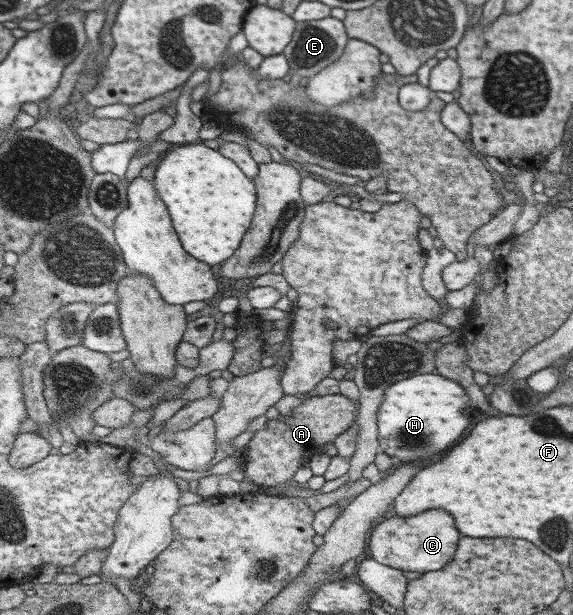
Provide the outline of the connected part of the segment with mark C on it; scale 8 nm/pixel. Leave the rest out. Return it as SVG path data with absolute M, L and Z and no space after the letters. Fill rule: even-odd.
M425 510L414 516L398 516L383 519L369 539L370 559L400 571L426 572L443 569L457 551L461 536L454 528L454 520L444 510Z

